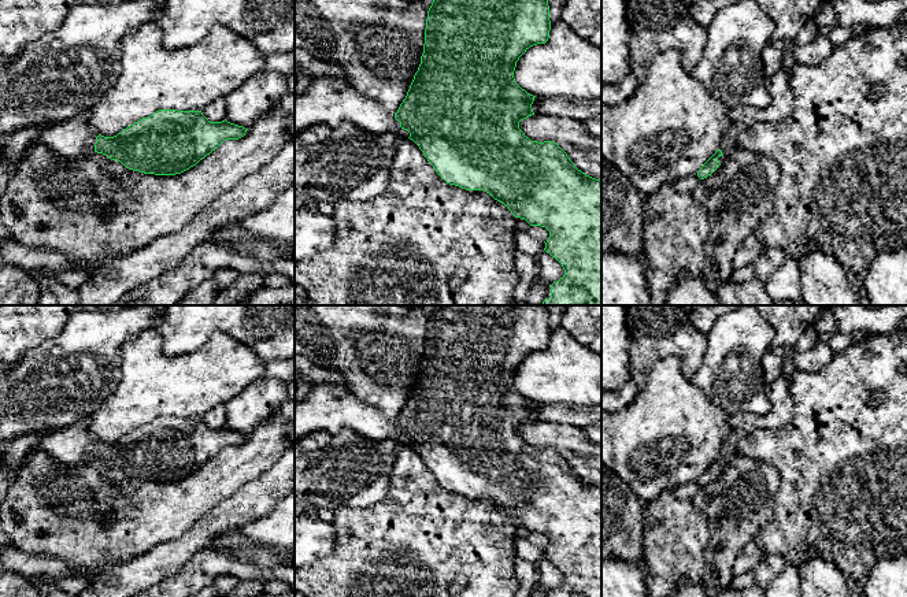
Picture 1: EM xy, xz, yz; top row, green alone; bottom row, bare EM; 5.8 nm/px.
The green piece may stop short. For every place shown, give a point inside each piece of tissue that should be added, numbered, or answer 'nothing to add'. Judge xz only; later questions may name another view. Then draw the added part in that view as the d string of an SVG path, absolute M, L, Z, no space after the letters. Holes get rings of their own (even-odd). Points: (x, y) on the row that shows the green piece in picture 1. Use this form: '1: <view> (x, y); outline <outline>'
1: xz (329, 102); outline M312 77L306 89L295 93L295 133L315 125L334 130L344 122L371 134L401 129L395 115L358 92L347 79Z

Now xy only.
1: xy (73, 137); outline M85 110L74 118L49 125L25 148L22 159L25 159L36 145L45 145L53 153L66 159L77 159L95 152L99 133L89 126L88 120L89 110Z

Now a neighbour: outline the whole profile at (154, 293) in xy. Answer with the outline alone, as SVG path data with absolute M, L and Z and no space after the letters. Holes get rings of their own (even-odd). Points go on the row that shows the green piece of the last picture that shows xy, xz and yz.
M206 241L193 248L174 268L132 289L111 305L177 305L188 292L212 279L219 268L264 277L278 272L286 275L295 285L295 259L258 260Z

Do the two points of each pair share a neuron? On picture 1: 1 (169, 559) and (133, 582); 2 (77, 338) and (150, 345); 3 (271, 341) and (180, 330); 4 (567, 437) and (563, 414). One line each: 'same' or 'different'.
1: same
2: different
3: same
4: different

